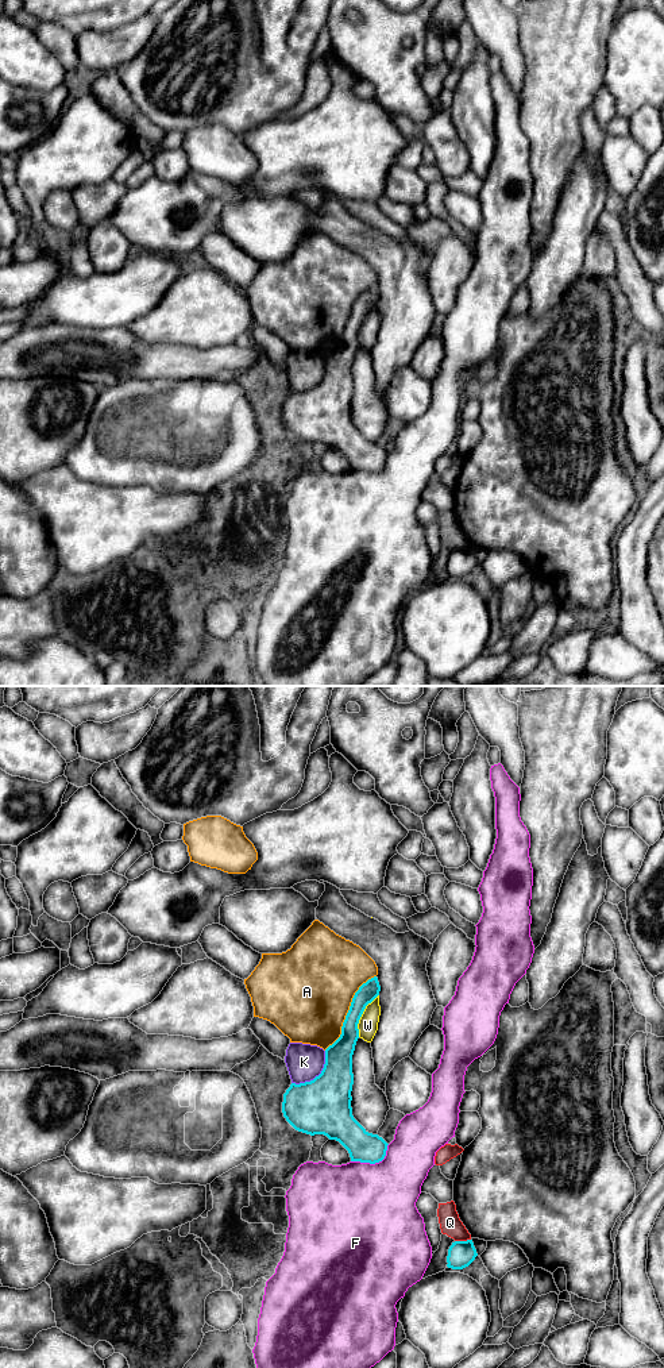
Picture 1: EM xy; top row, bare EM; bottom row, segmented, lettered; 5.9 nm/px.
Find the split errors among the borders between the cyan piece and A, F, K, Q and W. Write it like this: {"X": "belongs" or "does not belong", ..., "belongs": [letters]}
{"A": "does not belong", "F": "does not belong", "K": "does not belong", "Q": "does not belong", "W": "does not belong", "belongs": []}

